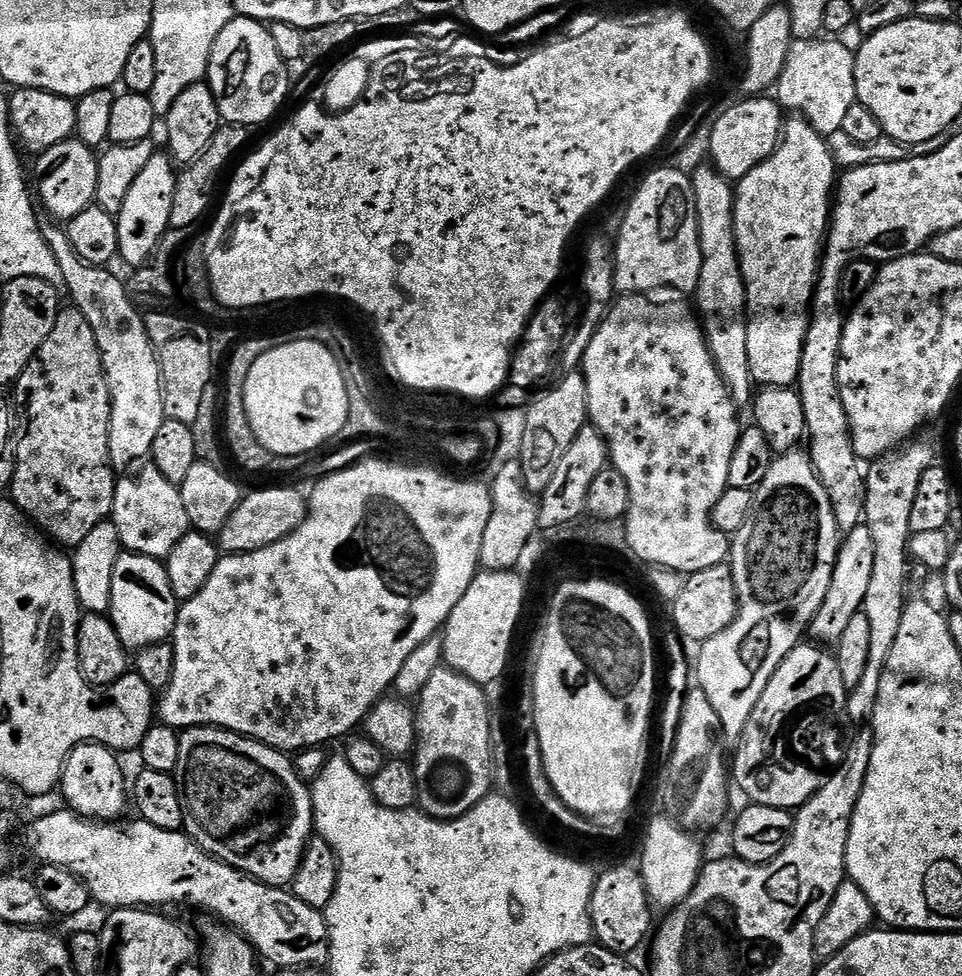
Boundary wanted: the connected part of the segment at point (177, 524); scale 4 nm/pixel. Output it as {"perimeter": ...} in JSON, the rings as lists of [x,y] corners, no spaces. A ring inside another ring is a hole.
{"perimeter":[[[151,462],[117,479],[110,522],[118,530],[120,543],[127,551],[159,561],[167,558],[190,530],[179,487],[171,484],[162,470],[155,468]],[[132,474],[133,476],[128,476]]]}

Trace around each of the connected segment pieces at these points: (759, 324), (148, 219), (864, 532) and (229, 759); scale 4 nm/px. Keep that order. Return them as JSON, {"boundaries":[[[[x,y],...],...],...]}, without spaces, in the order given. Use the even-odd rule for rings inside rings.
{"boundaries":[[[[792,119],[785,123],[780,145],[774,154],[770,154],[766,162],[754,166],[754,170],[750,170],[750,174],[739,180],[734,188],[736,249],[748,295],[746,354],[750,358],[753,381],[764,388],[790,388],[798,378],[812,294],[816,289],[816,277],[820,274],[822,245],[830,224],[830,197],[838,183],[836,159],[828,149],[827,139],[816,133],[805,119]]],[[[154,154],[139,171],[138,178],[134,178],[130,191],[126,193],[126,202],[122,202],[122,210],[115,217],[121,261],[124,259],[128,264],[144,266],[152,259],[153,252],[169,229],[170,206],[174,200],[177,175],[177,169],[167,155]]],[[[862,522],[848,532],[841,541],[836,555],[834,574],[831,575],[830,588],[826,592],[822,606],[819,607],[818,614],[809,624],[808,634],[815,643],[830,646],[842,636],[842,632],[847,629],[847,624],[854,618],[854,614],[862,610],[873,568],[874,540],[868,525]]],[[[189,728],[180,732],[178,766],[174,775],[182,802],[183,831],[197,846],[253,880],[261,880],[275,888],[291,885],[304,848],[314,835],[314,825],[309,785],[285,753],[251,740],[249,736],[225,732],[223,728]]]]}

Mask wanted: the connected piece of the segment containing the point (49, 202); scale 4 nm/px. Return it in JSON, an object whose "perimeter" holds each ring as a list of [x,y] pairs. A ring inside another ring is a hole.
{"perimeter":[[[75,138],[63,140],[58,146],[50,146],[50,150],[39,153],[35,160],[36,169],[30,172],[34,192],[39,207],[44,207],[53,221],[73,220],[82,210],[93,207],[98,188],[98,156],[87,144]]]}

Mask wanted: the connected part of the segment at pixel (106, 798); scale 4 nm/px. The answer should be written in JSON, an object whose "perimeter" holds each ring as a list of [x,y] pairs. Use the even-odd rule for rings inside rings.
{"perimeter":[[[80,744],[71,754],[68,755],[66,758],[66,762],[64,763],[64,773],[60,775],[60,783],[58,785],[58,792],[59,795],[64,795],[64,800],[69,809],[75,812],[77,816],[82,816],[86,820],[99,820],[101,822],[116,822],[121,819],[120,815],[124,812],[124,807],[129,807],[130,804],[130,792],[129,789],[126,787],[126,780],[124,784],[124,772],[120,769],[120,764],[118,761],[117,753],[113,752],[111,748],[107,748],[106,746],[102,746],[101,744]]]}

